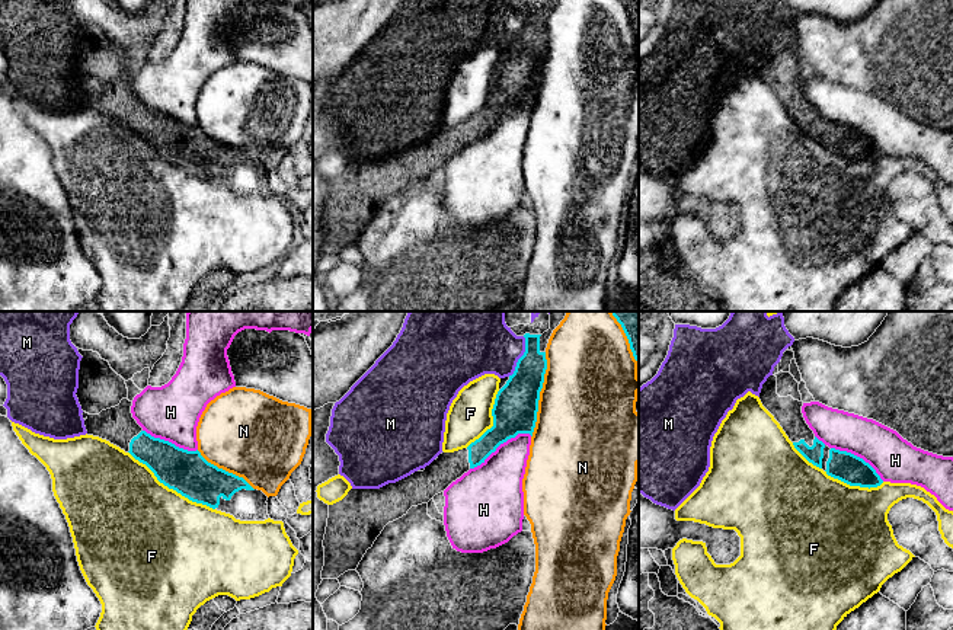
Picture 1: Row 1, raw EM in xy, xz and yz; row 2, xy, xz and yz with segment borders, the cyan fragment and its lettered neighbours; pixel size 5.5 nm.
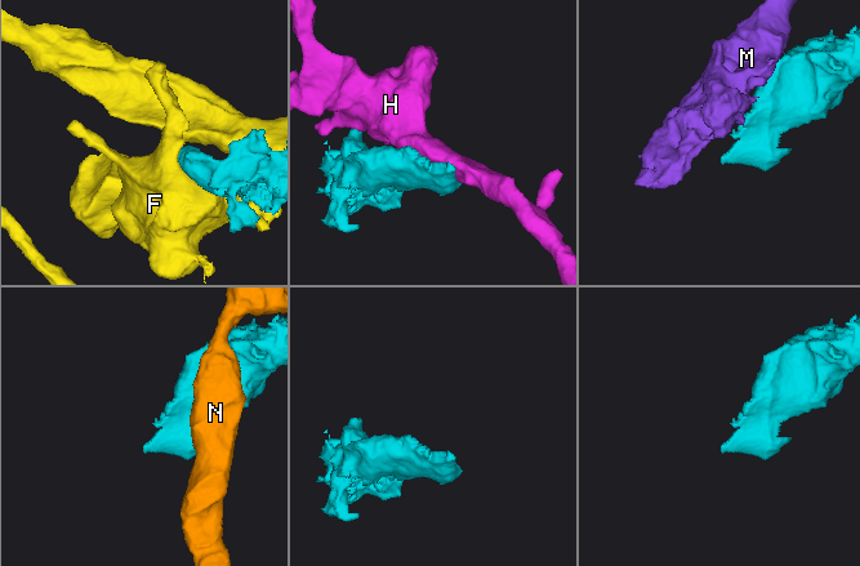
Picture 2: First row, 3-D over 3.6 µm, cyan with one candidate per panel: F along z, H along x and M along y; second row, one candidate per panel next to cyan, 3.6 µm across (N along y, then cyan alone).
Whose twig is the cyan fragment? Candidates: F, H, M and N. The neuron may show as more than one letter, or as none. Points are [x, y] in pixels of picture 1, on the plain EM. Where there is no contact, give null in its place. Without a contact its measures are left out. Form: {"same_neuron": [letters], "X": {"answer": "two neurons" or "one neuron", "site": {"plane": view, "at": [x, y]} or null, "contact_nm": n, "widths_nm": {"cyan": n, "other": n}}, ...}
{"same_neuron": [], "F": {"answer": "two neurons", "site": {"plane": "xy", "at": [170, 162]}, "contact_nm": 600, "widths_nm": {"cyan": 240, "other": 480}}, "H": {"answer": "two neurons", "site": {"plane": "xz", "at": [501, 117]}, "contact_nm": 400, "widths_nm": {"cyan": 240, "other": 300}}, "M": {"answer": "two neurons", "site": {"plane": "xz", "at": [521, 31]}, "contact_nm": 240, "widths_nm": {"cyan": 240, "other": 280}}, "N": {"answer": "two neurons", "site": {"plane": "xz", "at": [539, 69]}, "contact_nm": 480, "widths_nm": {"cyan": 240, "other": 480}}}

